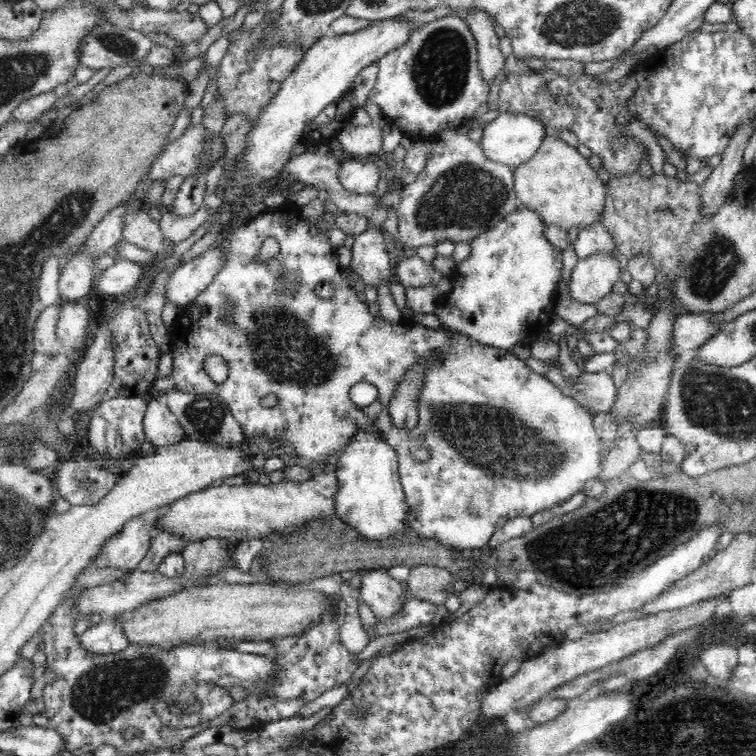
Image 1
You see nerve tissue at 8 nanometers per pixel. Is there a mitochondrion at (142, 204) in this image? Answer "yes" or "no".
no

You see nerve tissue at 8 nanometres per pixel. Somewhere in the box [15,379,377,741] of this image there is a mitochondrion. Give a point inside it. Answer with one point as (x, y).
(106, 691)

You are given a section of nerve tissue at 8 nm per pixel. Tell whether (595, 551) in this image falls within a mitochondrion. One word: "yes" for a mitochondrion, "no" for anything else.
yes

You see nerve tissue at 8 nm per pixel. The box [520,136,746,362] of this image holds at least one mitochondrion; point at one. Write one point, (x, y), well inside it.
(717, 260)

